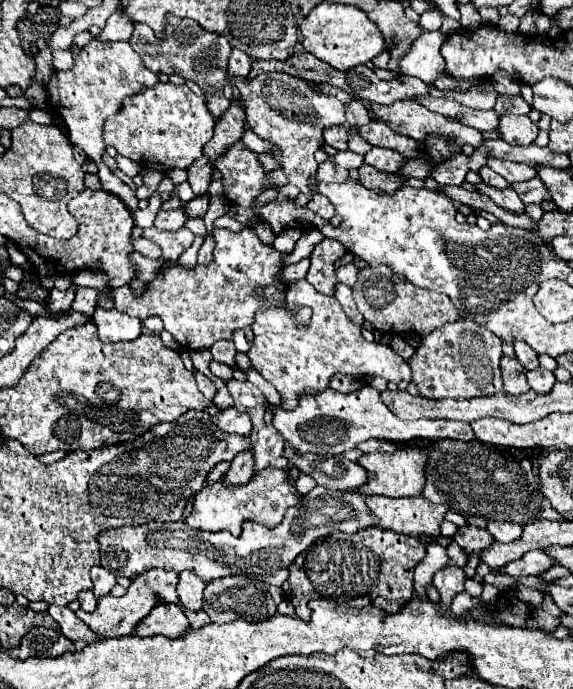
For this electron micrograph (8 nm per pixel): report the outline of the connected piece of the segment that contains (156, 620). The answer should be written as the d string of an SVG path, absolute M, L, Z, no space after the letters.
M158 604L154 610L136 626L138 636L166 636L182 638L190 630L188 618L180 604Z

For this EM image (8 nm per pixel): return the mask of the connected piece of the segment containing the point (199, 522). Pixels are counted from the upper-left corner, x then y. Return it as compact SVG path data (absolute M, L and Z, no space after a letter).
M266 468L252 476L252 480L244 486L226 484L224 480L218 480L214 484L204 486L196 496L192 504L192 512L186 518L186 524L194 530L228 530L232 536L238 536L242 532L244 522L258 522L262 526L278 526L282 522L284 512L292 506L298 506L302 500L302 494L296 490L296 482L288 480L290 468Z

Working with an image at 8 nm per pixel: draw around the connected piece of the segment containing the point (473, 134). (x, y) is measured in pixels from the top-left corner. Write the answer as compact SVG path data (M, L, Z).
M396 100L396 102L392 102L392 104L376 104L376 102L370 102L370 110L372 110L372 112L378 116L378 120L384 122L390 130L394 130L396 134L406 134L408 138L416 140L418 144L424 144L428 138L436 138L436 136L448 140L448 144L450 144L450 148L452 148L452 150L450 150L450 158L458 156L458 154L460 154L460 148L462 148L464 144L468 144L468 146L472 146L472 148L476 150L476 148L480 148L480 146L486 142L486 138L482 136L482 132L478 132L478 130L474 130L474 128L462 124L462 122L456 120L456 118L448 118L448 116L436 114L436 112L428 110L426 106L422 106L422 104L416 102L416 100Z

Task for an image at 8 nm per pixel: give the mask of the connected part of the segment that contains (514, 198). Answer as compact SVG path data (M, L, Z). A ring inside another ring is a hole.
M484 182L478 184L478 190L482 194L488 194L500 208L510 210L514 214L524 214L524 202L518 198L518 194L514 194L514 190L508 186L506 190L494 190L490 186L486 186Z

